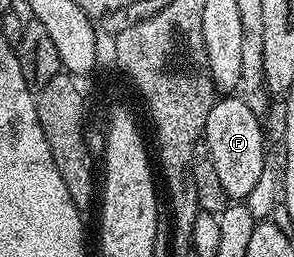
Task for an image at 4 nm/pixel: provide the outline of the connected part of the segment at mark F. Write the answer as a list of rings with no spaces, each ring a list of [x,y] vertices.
[[[226,95],[219,98],[208,113],[203,142],[205,152],[216,167],[216,176],[224,186],[227,198],[246,199],[246,196],[262,181],[262,172],[266,169],[266,145],[260,125],[259,114],[238,95]]]

